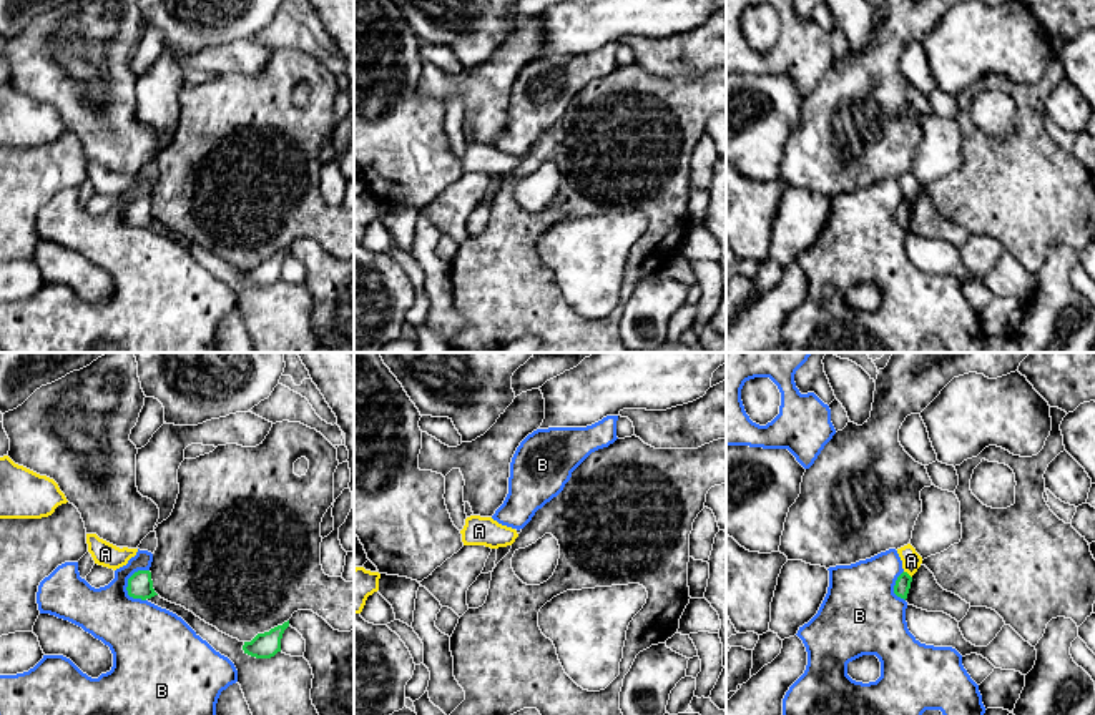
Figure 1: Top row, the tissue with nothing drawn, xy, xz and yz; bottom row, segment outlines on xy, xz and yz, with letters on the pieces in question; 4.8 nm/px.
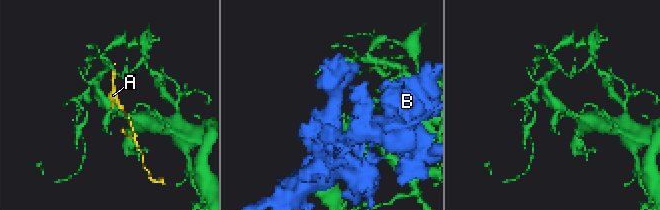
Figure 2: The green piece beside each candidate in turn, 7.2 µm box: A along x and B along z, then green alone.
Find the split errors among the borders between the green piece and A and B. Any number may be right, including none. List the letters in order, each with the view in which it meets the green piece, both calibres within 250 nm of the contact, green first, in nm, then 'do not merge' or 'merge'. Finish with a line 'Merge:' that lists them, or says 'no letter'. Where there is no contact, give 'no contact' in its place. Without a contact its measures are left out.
A: yz | 80/100 nm | do not merge
B: xy | 130/300 nm | do not merge
Merge: no letter

